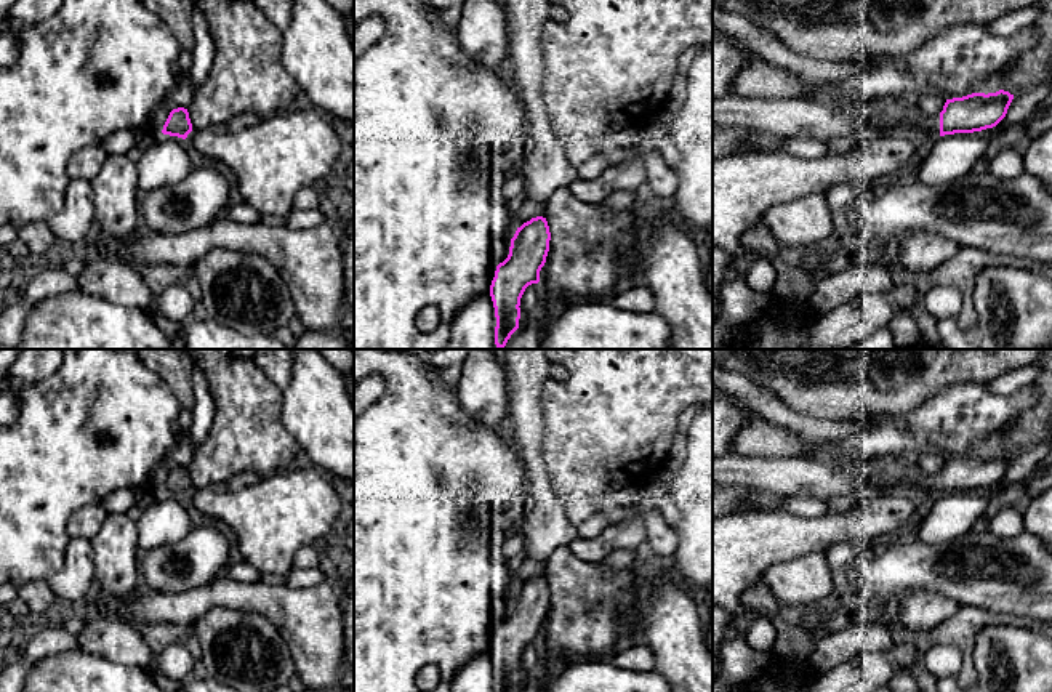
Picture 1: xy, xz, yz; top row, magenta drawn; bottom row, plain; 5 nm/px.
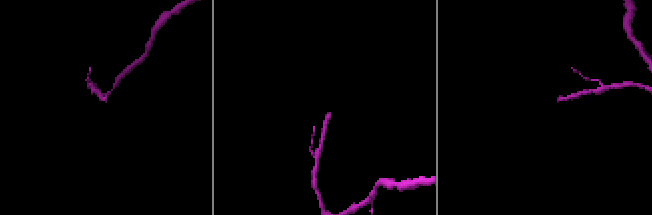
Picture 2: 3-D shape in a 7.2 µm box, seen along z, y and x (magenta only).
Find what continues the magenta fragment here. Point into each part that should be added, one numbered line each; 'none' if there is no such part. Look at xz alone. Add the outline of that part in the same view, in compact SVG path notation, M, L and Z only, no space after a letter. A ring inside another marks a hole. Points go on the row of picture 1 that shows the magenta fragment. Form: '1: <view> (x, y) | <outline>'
1: xz (546, 167) | M506 0L503 8L509 40L506 72L519 93L528 123L520 168L524 197L532 199L540 207L538 216L546 218L549 197L578 179L564 144L552 135L541 93L541 26L552 10L546 0Z

